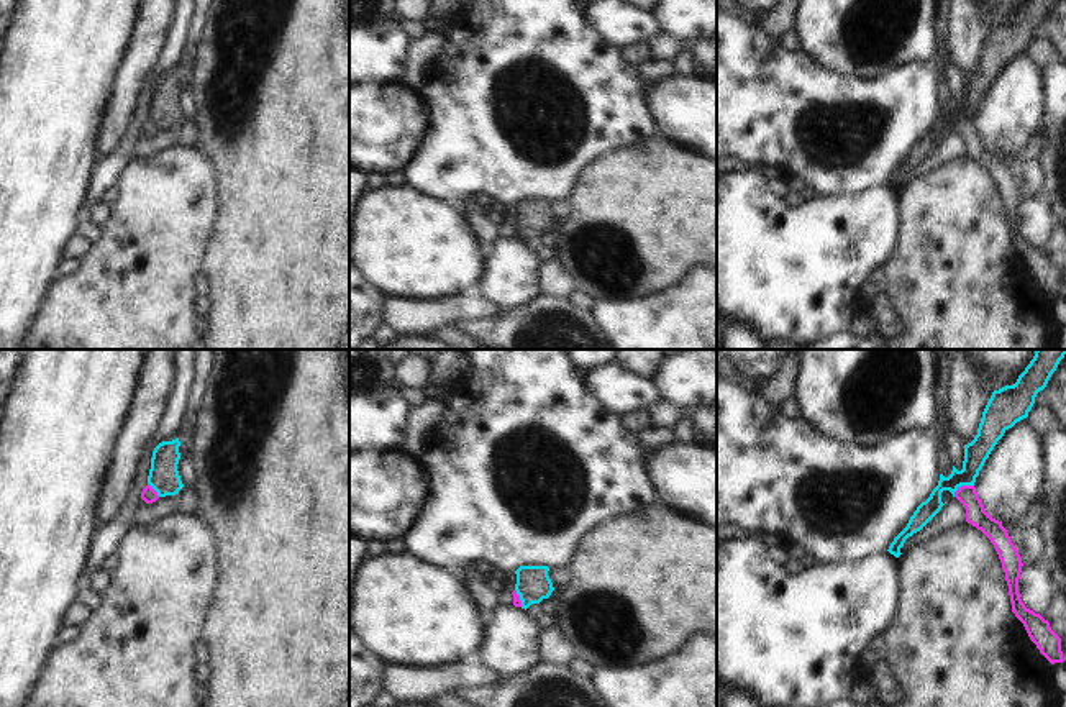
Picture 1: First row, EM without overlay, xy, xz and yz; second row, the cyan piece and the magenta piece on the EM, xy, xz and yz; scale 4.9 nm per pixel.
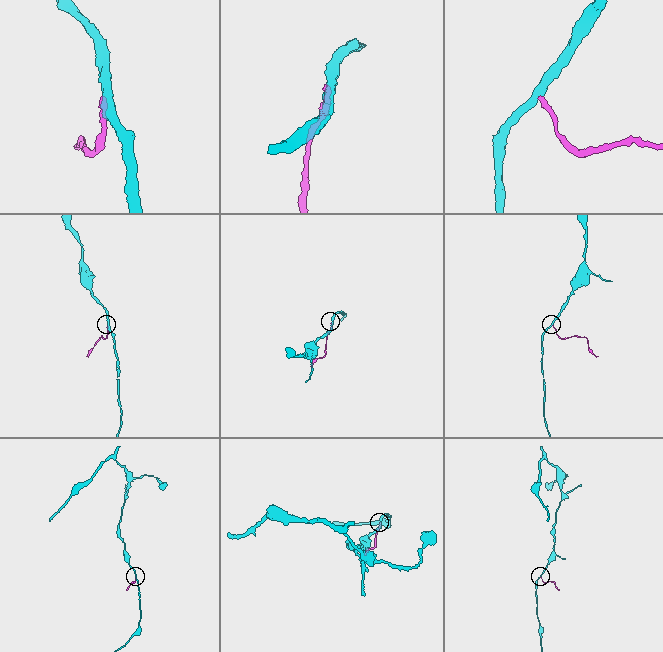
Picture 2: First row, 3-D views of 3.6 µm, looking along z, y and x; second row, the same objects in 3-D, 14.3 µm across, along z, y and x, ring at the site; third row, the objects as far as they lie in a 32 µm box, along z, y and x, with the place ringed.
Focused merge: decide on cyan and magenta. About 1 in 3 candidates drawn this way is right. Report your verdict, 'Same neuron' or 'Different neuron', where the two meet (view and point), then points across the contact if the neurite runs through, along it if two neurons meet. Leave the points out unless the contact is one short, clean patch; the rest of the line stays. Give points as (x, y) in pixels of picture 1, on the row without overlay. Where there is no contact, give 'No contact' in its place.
Different neuron. Touches cyan at yz (961, 117). Boundary: yz (973, 117), (963, 117), (953, 128).

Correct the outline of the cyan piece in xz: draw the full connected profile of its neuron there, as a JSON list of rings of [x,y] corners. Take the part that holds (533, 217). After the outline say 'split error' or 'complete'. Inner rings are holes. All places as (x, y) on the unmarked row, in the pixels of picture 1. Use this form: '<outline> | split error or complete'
[[[520,198],[515,203],[515,223],[520,228],[522,241],[526,243],[531,236],[540,236],[551,228],[554,220],[548,203],[548,198]]] | complete

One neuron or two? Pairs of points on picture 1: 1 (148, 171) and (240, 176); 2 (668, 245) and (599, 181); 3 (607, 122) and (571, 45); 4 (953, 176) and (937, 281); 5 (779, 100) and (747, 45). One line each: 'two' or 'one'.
1: two
2: one
3: one
4: one
5: one

